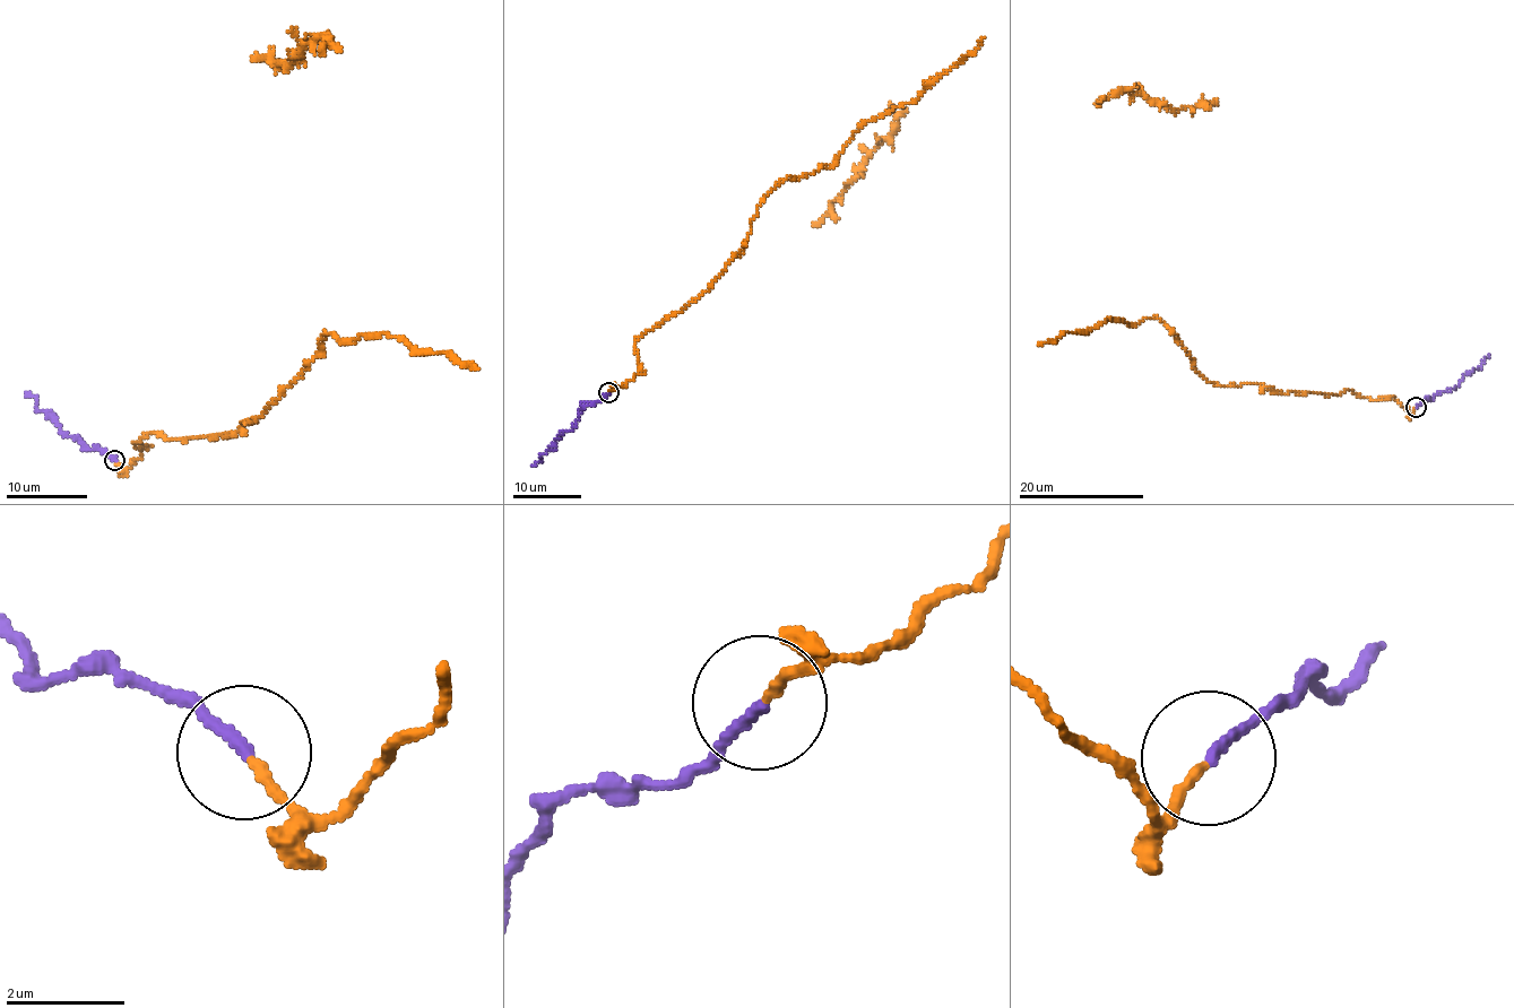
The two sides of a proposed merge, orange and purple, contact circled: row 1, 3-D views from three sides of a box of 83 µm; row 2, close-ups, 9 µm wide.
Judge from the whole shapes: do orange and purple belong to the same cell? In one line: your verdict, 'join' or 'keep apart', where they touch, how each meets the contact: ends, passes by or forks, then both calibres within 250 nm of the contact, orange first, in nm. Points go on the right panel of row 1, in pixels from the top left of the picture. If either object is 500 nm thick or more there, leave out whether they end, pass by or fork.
keep apart | (1416, 407) | orange ends | purple ends | 170/190 nm

